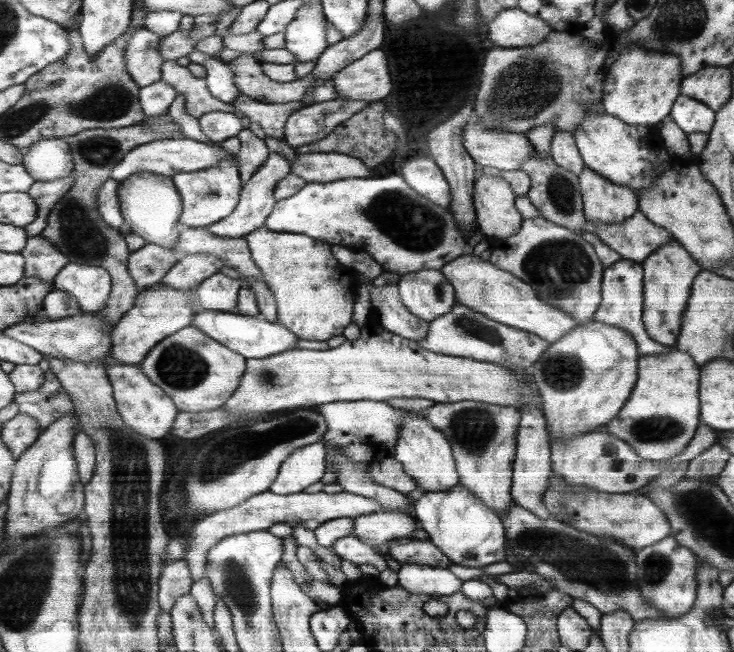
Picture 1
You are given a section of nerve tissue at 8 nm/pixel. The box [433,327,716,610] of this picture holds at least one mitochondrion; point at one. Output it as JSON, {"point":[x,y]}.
{"point":[576,560]}

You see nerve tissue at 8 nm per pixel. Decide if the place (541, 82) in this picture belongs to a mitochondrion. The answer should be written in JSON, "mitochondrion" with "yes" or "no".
{"mitochondrion":"yes"}

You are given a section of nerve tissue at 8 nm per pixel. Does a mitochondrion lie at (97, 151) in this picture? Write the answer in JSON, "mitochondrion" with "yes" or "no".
{"mitochondrion":"yes"}

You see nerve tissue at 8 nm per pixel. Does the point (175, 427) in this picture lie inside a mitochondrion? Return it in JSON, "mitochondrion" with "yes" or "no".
{"mitochondrion":"no"}

